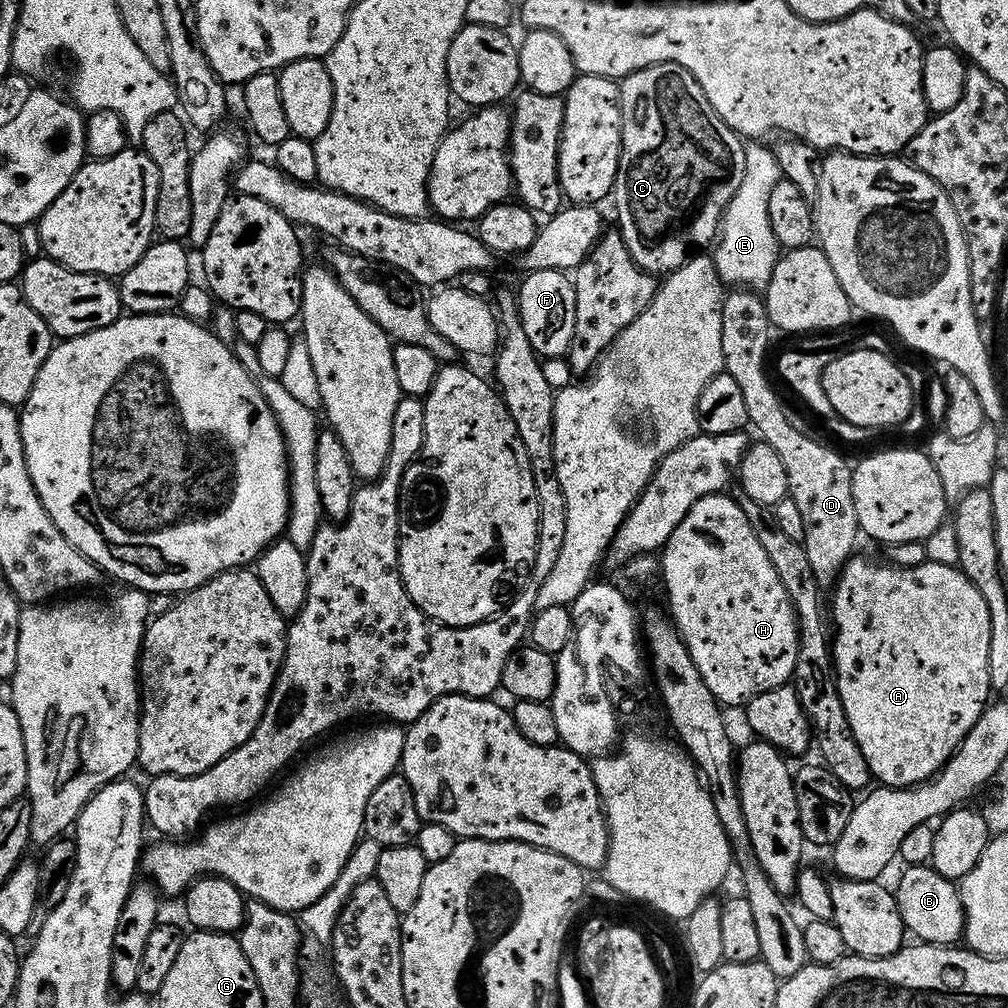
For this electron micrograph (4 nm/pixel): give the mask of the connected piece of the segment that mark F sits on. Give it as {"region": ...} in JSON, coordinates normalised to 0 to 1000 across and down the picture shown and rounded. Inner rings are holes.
{"region":[[[530,268],[519,275],[516,282],[514,309],[518,327],[526,335],[526,343],[533,353],[563,354],[563,344],[569,335],[569,296],[571,285],[561,271],[554,268]]]}

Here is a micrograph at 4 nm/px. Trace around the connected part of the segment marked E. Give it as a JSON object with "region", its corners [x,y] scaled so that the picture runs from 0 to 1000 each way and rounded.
{"region":[[[739,142],[736,181],[718,206],[712,237],[708,242],[710,250],[705,251],[706,259],[710,261],[710,270],[719,283],[743,288],[761,287],[764,272],[776,253],[774,242],[768,236],[768,227],[764,225],[764,188],[775,177],[772,158],[762,143]]]}

